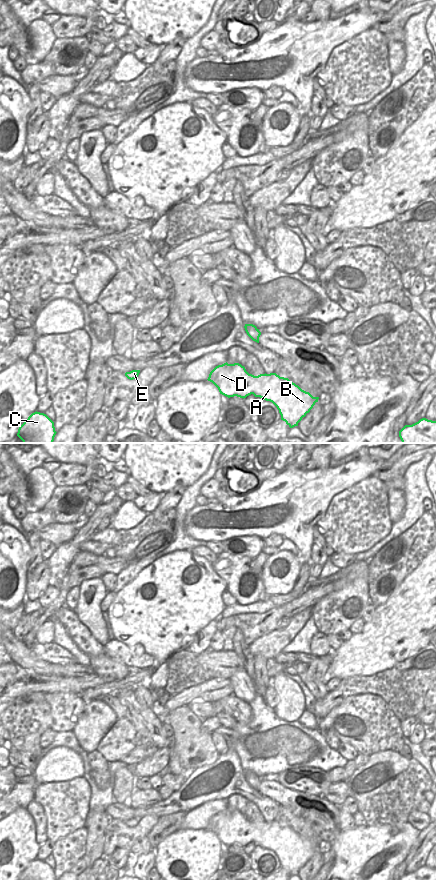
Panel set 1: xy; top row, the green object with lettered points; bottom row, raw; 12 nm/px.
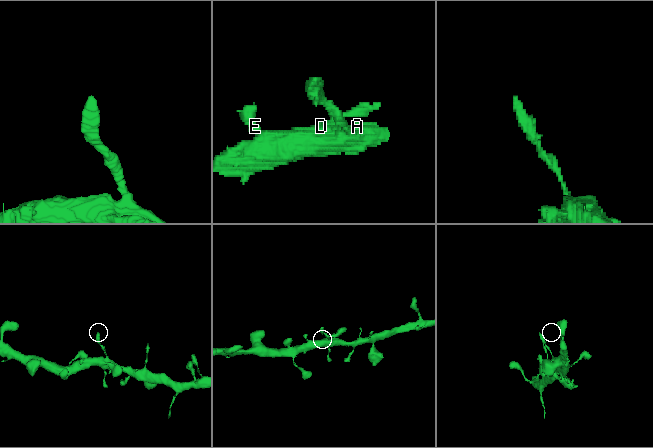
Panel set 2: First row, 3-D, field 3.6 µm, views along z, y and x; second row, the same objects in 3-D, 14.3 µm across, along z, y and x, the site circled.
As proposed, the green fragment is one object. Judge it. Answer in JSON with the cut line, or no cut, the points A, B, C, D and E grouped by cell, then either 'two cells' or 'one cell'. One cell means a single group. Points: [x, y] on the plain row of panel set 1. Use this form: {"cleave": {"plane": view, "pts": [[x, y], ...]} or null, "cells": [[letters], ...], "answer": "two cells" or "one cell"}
{"cleave": null, "cells": [["A", "B", "C", "D", "E"]], "answer": "one cell"}

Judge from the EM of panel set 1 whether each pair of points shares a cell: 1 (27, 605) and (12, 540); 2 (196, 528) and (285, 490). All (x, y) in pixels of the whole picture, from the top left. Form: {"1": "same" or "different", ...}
{"1": "different", "2": "same"}

